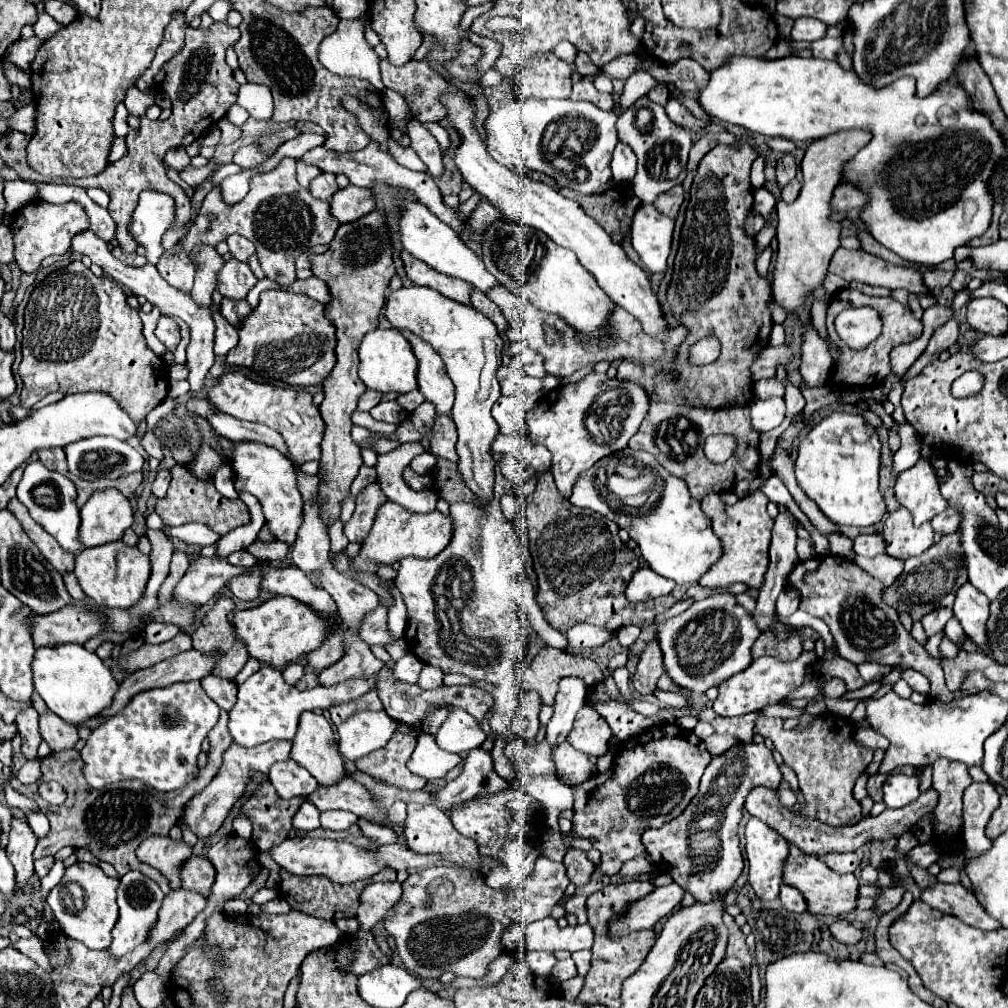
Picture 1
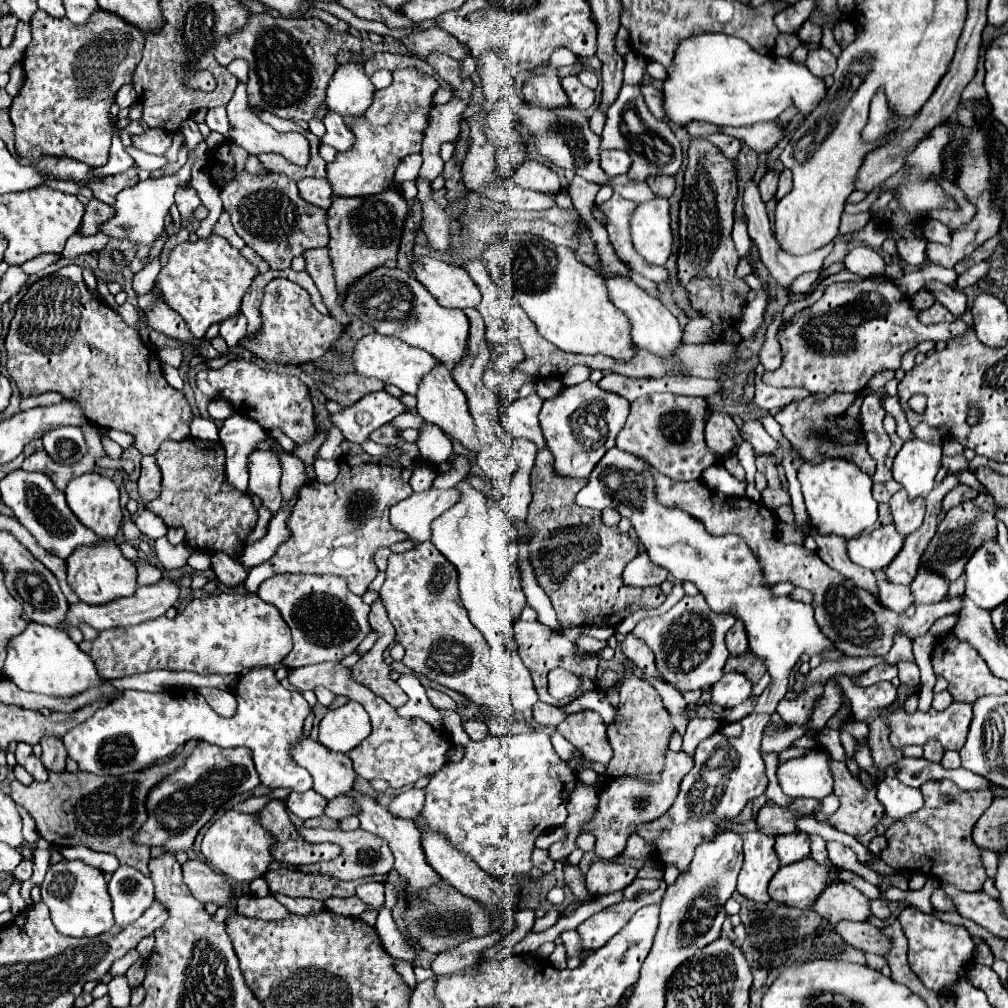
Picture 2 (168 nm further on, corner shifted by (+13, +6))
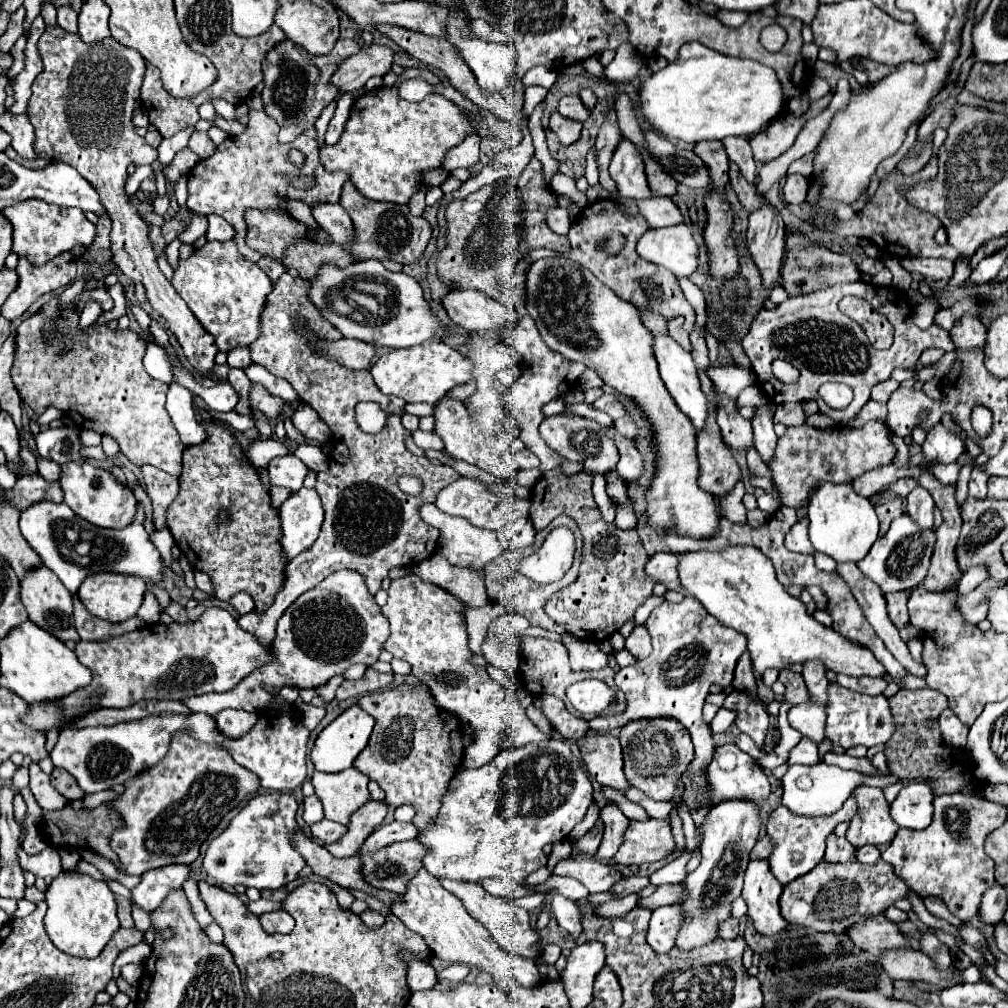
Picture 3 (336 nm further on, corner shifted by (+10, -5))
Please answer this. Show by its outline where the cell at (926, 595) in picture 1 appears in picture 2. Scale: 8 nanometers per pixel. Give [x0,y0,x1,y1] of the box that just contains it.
[924,493,998,581]

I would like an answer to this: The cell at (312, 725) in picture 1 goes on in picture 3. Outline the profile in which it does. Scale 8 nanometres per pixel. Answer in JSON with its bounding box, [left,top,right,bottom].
[311,768,369,824]

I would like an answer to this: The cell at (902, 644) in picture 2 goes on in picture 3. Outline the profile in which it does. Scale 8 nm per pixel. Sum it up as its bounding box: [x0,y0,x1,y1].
[885,590,909,630]

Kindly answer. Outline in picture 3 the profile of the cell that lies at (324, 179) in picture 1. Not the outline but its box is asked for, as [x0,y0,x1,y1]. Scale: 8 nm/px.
[311,202,353,244]

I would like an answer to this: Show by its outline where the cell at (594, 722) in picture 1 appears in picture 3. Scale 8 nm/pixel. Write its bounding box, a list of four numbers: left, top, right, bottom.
[577,732,629,790]

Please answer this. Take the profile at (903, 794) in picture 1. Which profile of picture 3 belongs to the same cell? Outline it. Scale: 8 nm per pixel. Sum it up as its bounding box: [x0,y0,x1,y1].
[891,782,933,830]

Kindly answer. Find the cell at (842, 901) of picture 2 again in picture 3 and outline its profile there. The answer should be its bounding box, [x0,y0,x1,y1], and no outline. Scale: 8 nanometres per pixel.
[847,916,909,956]

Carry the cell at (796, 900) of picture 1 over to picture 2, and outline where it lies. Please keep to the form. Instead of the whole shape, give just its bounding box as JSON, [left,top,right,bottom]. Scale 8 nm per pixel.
[770,859,840,909]

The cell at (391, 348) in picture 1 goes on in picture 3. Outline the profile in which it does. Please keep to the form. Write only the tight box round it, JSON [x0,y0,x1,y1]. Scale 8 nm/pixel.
[371,340,473,404]

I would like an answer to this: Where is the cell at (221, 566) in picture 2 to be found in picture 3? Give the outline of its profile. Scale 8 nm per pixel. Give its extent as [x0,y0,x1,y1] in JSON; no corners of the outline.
[229,592,253,614]

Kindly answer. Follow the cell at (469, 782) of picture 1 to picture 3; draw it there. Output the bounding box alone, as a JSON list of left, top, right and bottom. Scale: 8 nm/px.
[361,820,417,852]

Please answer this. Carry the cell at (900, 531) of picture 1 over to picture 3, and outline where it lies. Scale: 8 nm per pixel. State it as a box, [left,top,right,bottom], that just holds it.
[905,486,935,526]

